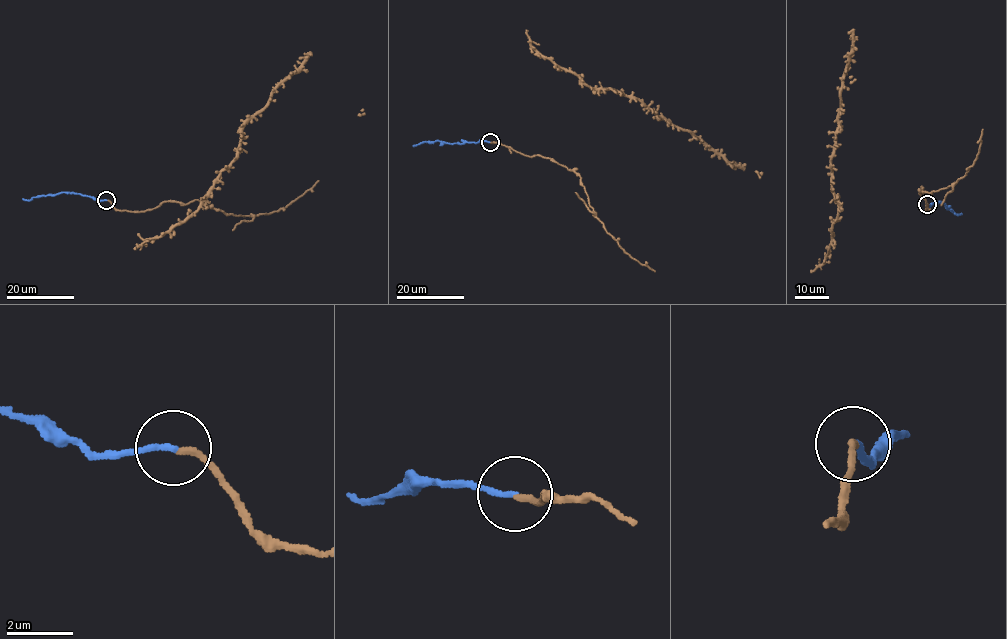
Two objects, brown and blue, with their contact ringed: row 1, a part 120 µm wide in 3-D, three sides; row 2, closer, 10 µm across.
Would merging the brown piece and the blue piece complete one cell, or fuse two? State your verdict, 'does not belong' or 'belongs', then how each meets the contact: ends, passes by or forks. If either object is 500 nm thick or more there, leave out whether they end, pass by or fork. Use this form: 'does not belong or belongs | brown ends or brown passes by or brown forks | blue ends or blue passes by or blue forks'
belongs | brown ends | blue ends

